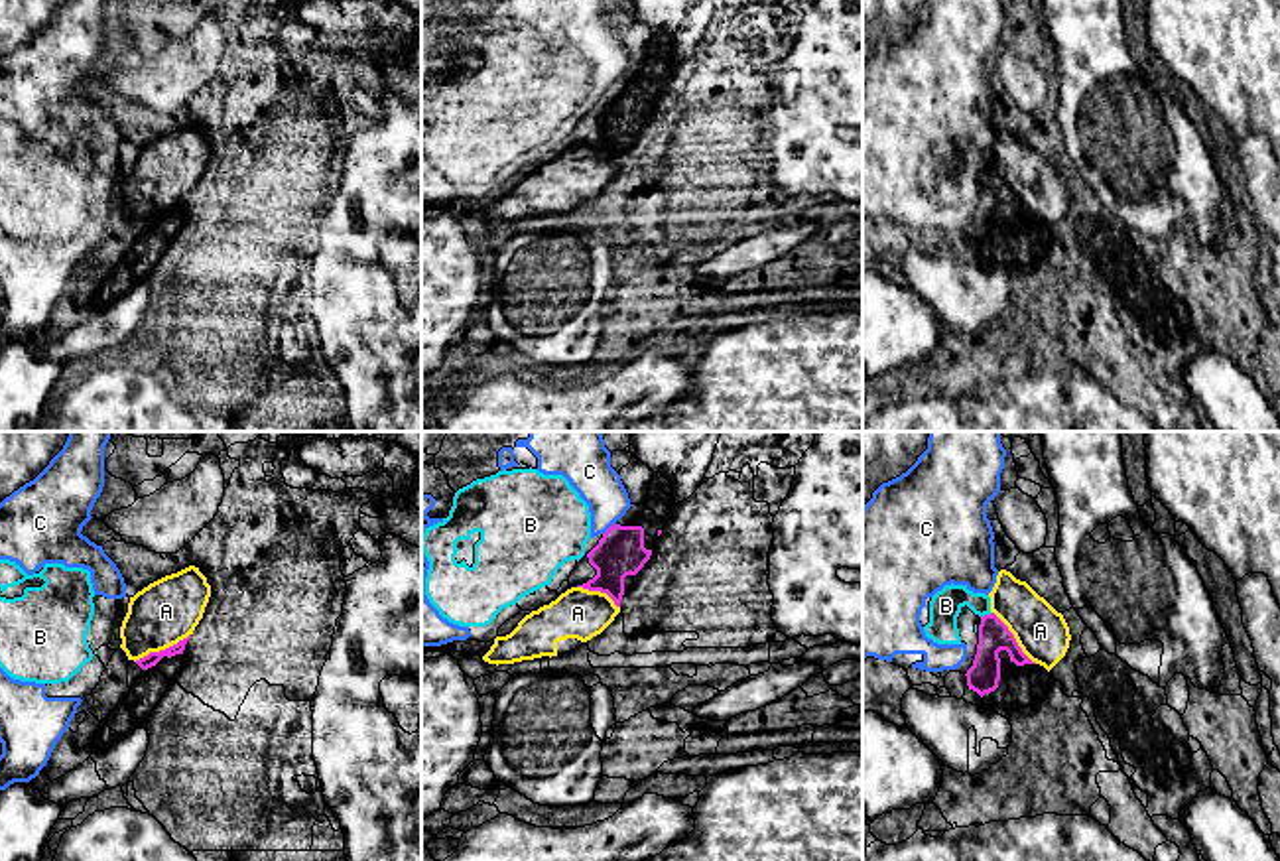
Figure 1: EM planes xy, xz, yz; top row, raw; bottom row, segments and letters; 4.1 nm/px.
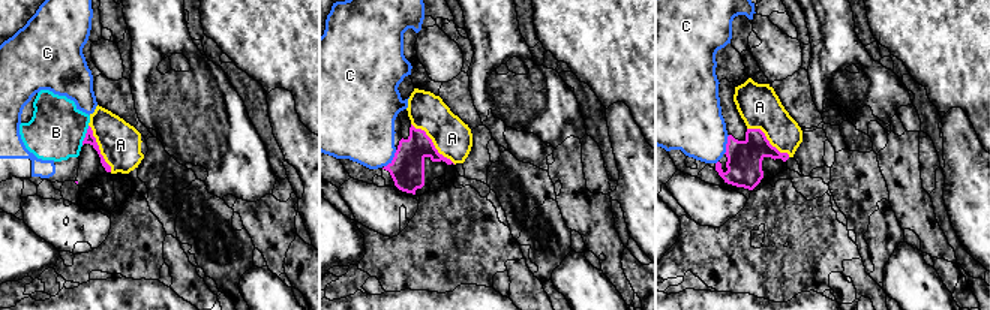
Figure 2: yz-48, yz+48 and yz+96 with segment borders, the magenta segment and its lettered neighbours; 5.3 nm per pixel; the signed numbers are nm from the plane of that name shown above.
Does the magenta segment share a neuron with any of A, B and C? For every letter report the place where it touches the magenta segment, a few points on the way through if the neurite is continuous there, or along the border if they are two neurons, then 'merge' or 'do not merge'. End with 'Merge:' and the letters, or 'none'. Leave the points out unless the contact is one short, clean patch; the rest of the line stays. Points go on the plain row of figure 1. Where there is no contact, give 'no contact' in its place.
A: xy (162, 209) | along xy (190, 192), (134, 219) | do not merge
B: yz (985, 174) | along yz (991, 172), (981, 176) | do not merge
C: xz (609, 87) | along xz (615, 81), (603, 93) | do not merge
Merge: none

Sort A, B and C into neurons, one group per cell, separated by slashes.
A / B C

